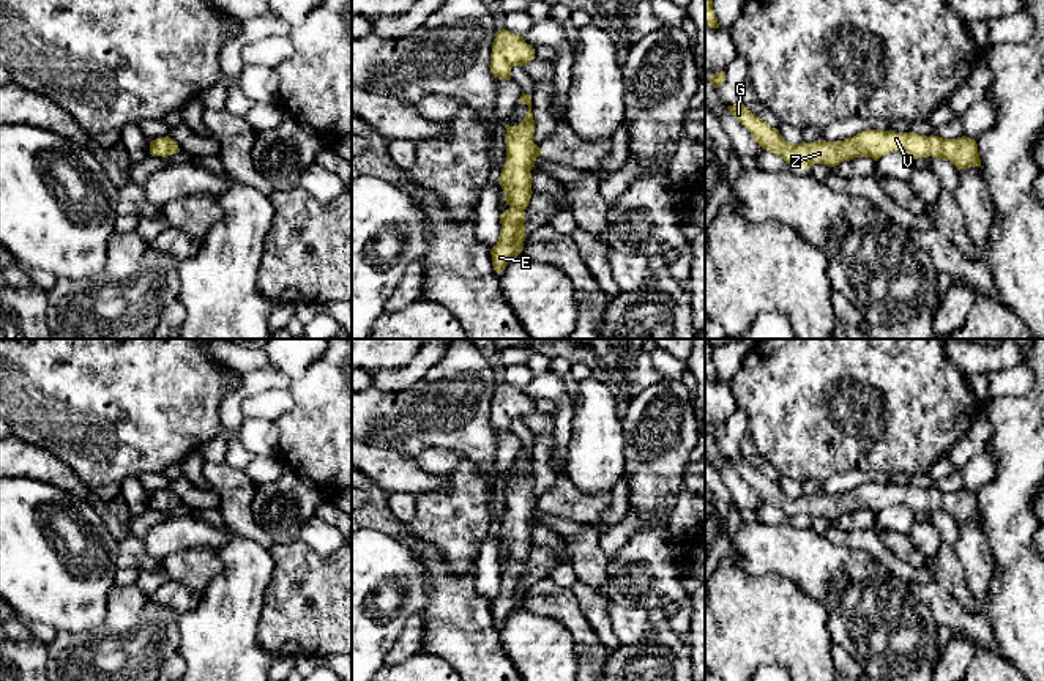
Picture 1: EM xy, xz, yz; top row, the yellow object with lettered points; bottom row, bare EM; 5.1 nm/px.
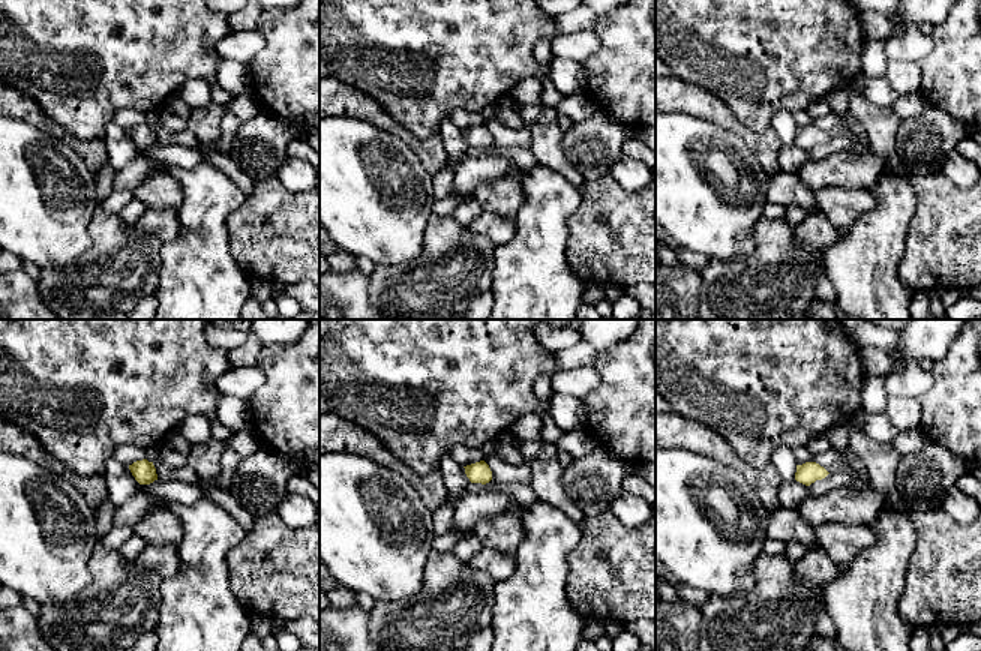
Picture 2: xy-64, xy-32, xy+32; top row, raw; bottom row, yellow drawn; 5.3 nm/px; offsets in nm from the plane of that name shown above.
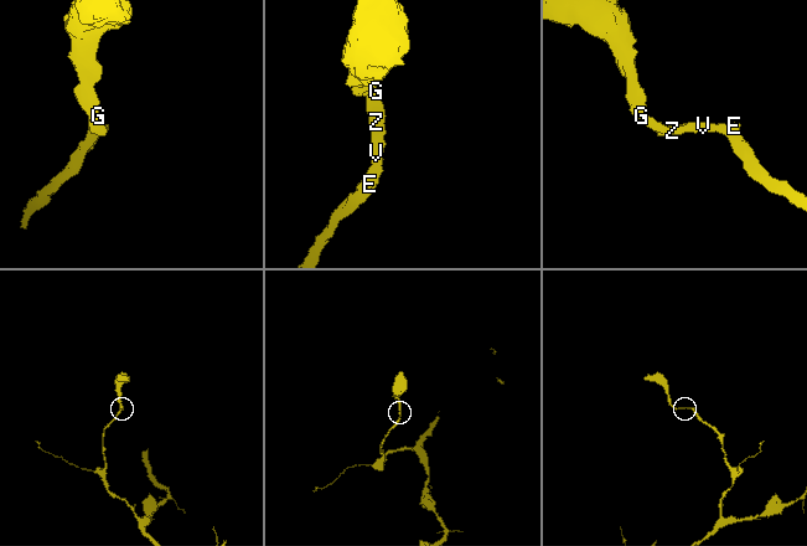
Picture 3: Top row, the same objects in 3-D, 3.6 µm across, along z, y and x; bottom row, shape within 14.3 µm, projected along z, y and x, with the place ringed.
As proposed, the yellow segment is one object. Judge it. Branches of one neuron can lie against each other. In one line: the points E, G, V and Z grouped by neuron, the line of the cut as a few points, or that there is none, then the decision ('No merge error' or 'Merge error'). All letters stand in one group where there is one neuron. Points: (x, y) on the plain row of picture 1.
Groups: E G V Z. No split. No merge error

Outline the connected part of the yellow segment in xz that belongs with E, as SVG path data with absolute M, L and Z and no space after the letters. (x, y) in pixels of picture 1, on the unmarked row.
M531 448L519 452L519 457L527 457L528 465L517 479L506 476L506 515L501 522L498 538L505 545L506 558L511 561L500 568L500 590L497 597L490 602L492 620L500 627L505 620L524 604L525 586L525 561L531 552L533 530L530 522L535 520L536 511L543 506L533 495L535 473L531 467Z

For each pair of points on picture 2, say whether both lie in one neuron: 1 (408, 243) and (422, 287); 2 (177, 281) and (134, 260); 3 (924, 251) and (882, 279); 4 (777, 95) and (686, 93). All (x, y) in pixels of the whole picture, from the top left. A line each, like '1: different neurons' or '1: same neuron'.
1: different neurons
2: different neurons
3: different neurons
4: different neurons

